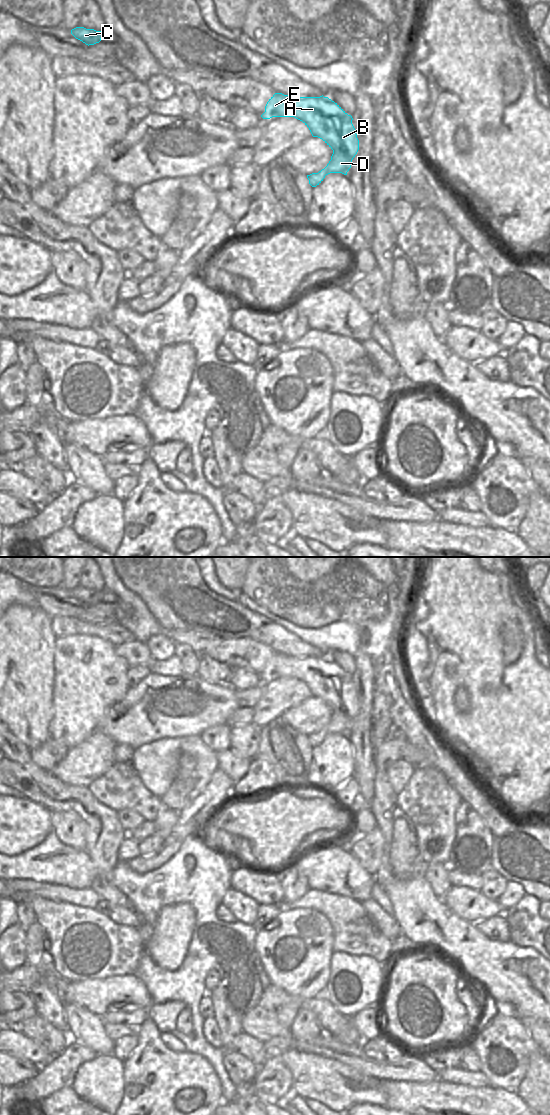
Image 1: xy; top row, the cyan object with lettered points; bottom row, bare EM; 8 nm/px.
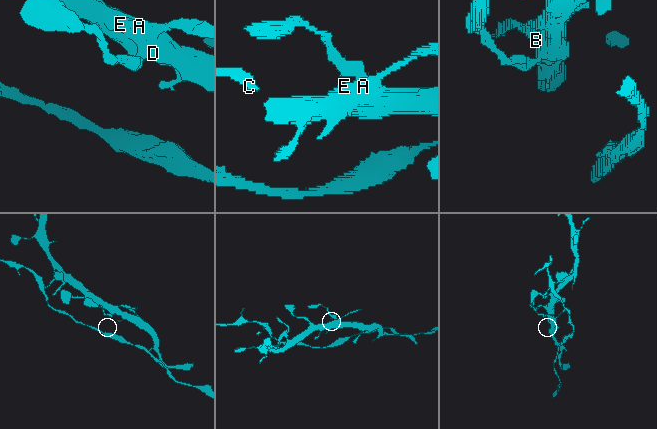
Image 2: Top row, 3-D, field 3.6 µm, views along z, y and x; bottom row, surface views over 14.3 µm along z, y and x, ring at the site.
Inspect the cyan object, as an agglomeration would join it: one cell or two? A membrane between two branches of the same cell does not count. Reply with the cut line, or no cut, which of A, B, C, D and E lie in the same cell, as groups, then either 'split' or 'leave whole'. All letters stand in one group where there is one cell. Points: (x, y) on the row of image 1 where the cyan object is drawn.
no cut; A B C D E; leave whole

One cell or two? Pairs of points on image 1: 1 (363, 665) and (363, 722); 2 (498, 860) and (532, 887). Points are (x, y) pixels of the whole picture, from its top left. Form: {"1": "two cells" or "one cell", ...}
{"1": "one cell", "2": "one cell"}

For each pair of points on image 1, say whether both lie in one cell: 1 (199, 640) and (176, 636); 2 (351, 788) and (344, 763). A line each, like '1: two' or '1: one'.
1: one
2: two

